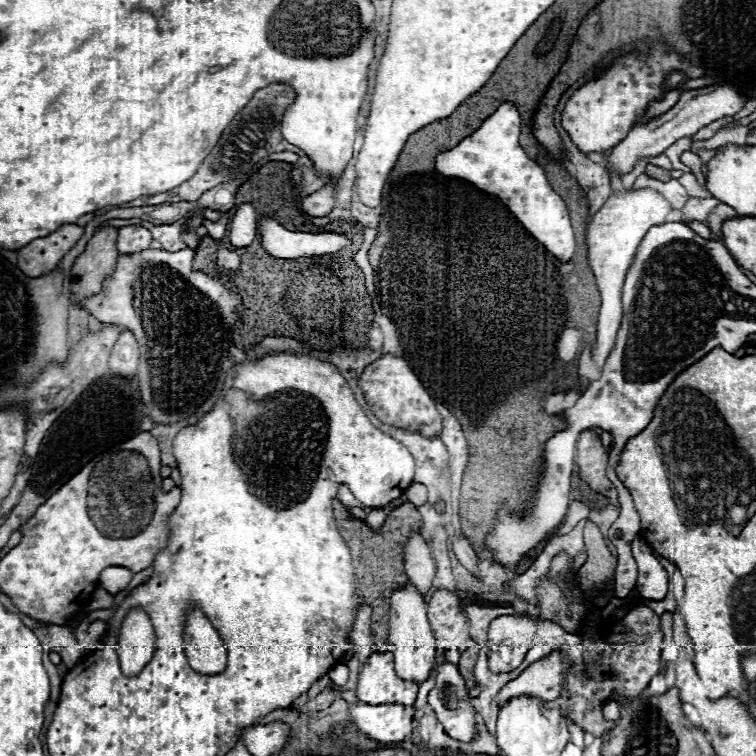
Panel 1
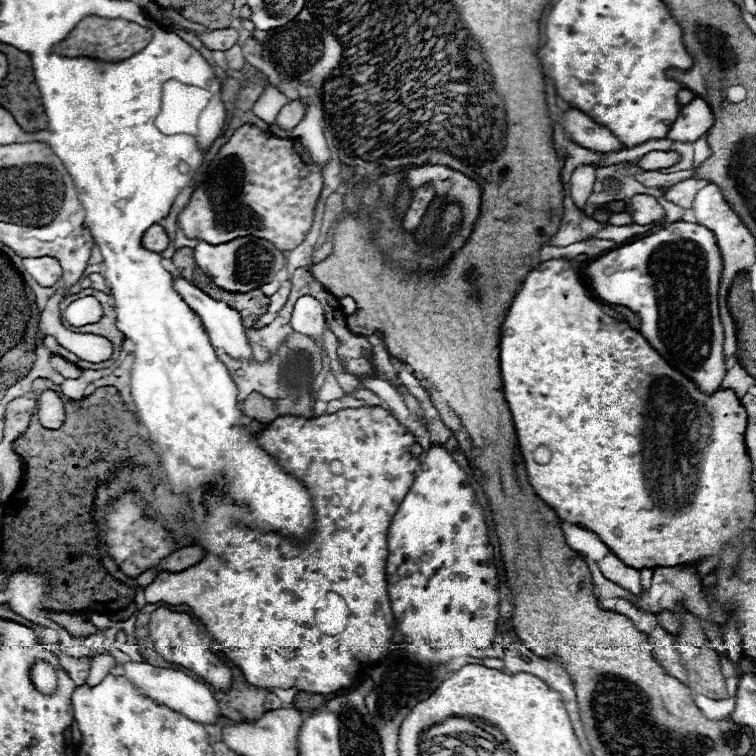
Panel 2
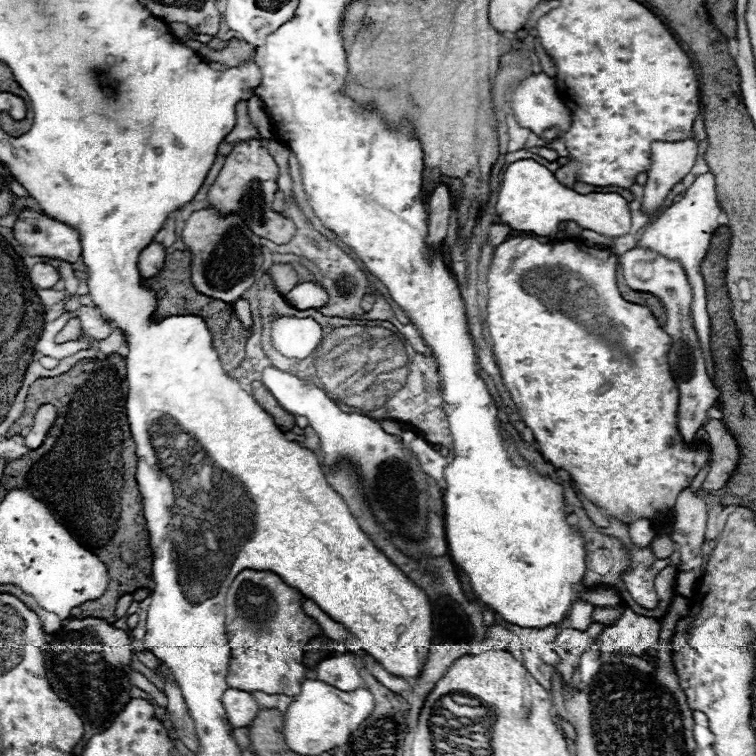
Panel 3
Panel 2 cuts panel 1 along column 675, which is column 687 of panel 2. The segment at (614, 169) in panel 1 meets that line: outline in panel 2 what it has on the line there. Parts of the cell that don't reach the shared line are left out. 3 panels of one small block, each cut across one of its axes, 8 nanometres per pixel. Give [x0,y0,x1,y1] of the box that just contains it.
[668,98,714,142]

